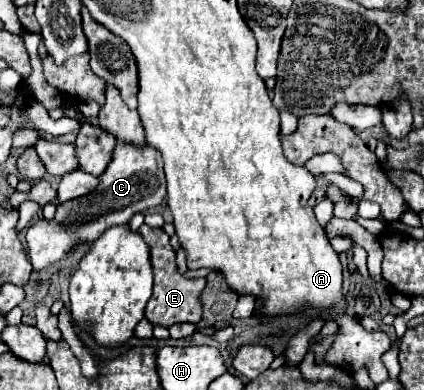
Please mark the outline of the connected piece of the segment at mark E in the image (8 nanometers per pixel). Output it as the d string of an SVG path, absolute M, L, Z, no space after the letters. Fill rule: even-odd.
M142 224L138 230L146 244L150 246L150 260L154 270L154 292L152 298L146 304L146 318L152 324L160 324L170 328L176 322L194 322L198 324L202 318L202 300L200 294L206 288L206 278L186 278L178 272L176 266L176 252L170 246L170 238L162 228L150 228L148 224Z

